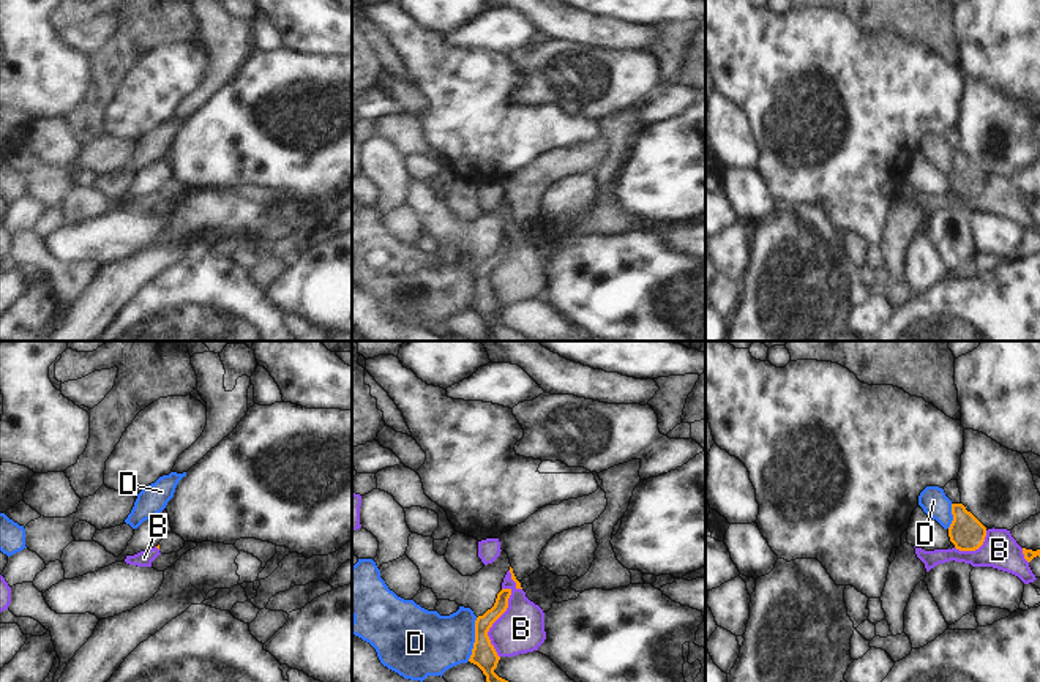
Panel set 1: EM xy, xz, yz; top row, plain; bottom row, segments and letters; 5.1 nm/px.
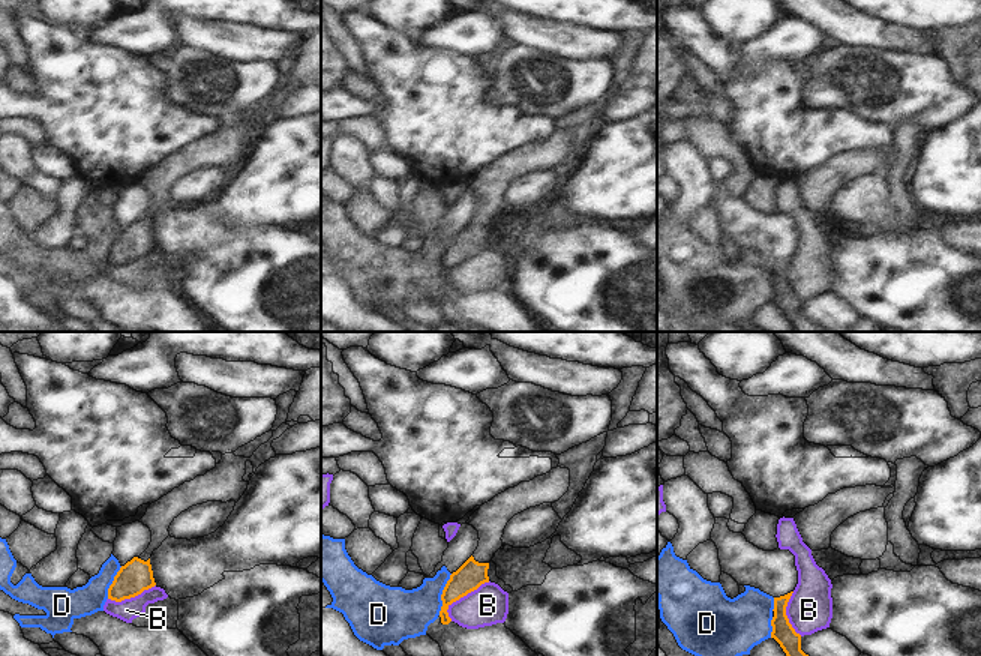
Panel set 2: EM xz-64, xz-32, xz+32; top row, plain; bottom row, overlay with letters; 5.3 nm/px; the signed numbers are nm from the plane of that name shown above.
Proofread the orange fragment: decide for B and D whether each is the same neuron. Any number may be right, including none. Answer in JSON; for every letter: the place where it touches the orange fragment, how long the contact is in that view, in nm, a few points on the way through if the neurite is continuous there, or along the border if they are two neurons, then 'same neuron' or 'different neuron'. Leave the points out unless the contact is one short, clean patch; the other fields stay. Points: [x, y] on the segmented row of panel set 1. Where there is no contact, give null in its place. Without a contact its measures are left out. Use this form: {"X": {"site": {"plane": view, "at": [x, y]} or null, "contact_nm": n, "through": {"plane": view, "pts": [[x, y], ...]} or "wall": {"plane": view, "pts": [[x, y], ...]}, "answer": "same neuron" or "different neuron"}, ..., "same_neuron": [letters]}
{"B": {"site": {"plane": "xz", "at": [494, 621]}, "contact_nm": 360, "answer": "different neuron"}, "D": {"site": {"plane": "xz", "at": [475, 640]}, "contact_nm": 220, "wall": {"plane": "xz", "pts": [[477, 618], [472, 654], [467, 660]]}, "answer": "different neuron"}, "same_neuron": []}

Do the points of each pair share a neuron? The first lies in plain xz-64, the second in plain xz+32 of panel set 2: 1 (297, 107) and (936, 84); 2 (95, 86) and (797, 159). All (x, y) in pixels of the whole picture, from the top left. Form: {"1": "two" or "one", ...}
{"1": "one", "2": "one"}

